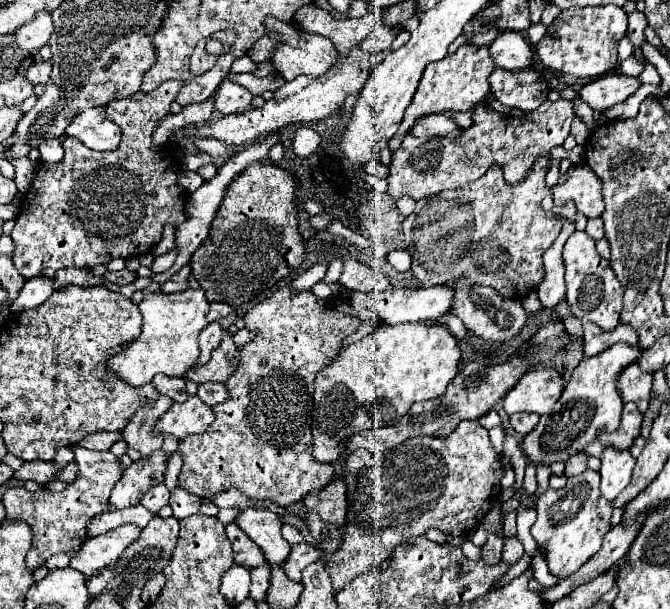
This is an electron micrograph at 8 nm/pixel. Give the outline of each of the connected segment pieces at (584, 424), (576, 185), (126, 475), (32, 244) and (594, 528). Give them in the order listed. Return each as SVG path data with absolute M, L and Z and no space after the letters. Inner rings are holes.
M616 343L594 357L584 357L572 371L572 377L566 383L562 397L554 405L552 413L542 415L538 425L524 437L522 451L526 455L526 461L534 467L568 461L572 455L584 451L586 445L594 443L600 433L616 431L622 417L622 399L616 391L614 381L626 365L638 359L640 351L642 349L634 349L626 343Z
M584 163L576 165L570 171L568 181L554 187L552 195L556 205L564 205L568 199L572 199L576 203L576 209L588 219L600 217L604 211L604 199L600 197L600 177L596 177Z
M164 449L152 453L152 457L142 457L134 461L128 469L124 469L120 481L114 485L110 495L110 509L124 509L134 507L140 503L142 495L164 481L168 457Z
M170 79L152 93L138 91L128 99L110 101L106 105L106 115L122 129L122 143L116 151L98 153L88 149L82 141L64 137L64 159L58 163L40 161L36 177L20 203L16 227L10 235L14 241L12 261L18 273L24 275L24 279L54 279L56 271L64 267L90 269L96 265L106 265L112 259L130 259L136 255L146 255L162 239L164 225L178 227L188 219L184 209L188 193L178 183L178 175L184 167L176 143L166 143L162 147L154 147L152 143L152 133L156 131L160 121L170 115L170 105L176 101L176 93L180 91L180 87L182 81Z
M592 469L570 477L562 489L548 489L542 493L536 501L536 513L538 519L532 525L532 537L548 551L548 569L558 579L564 579L580 569L600 549L604 533L612 529L612 505L600 495L600 473Z

